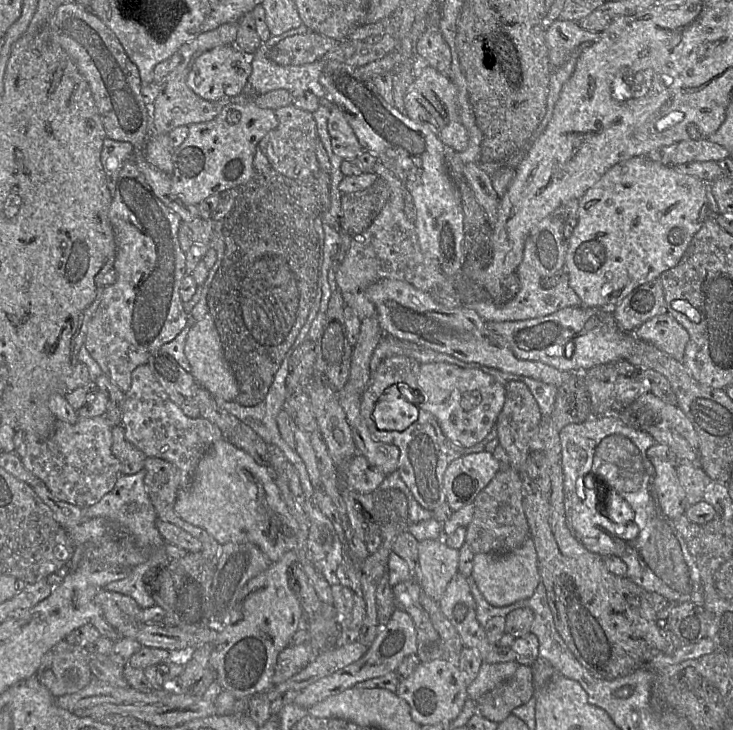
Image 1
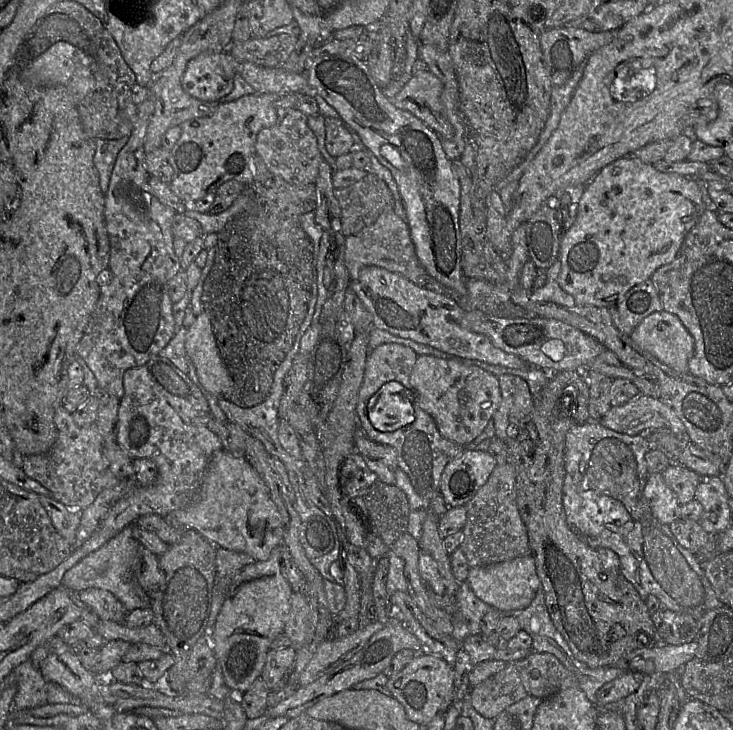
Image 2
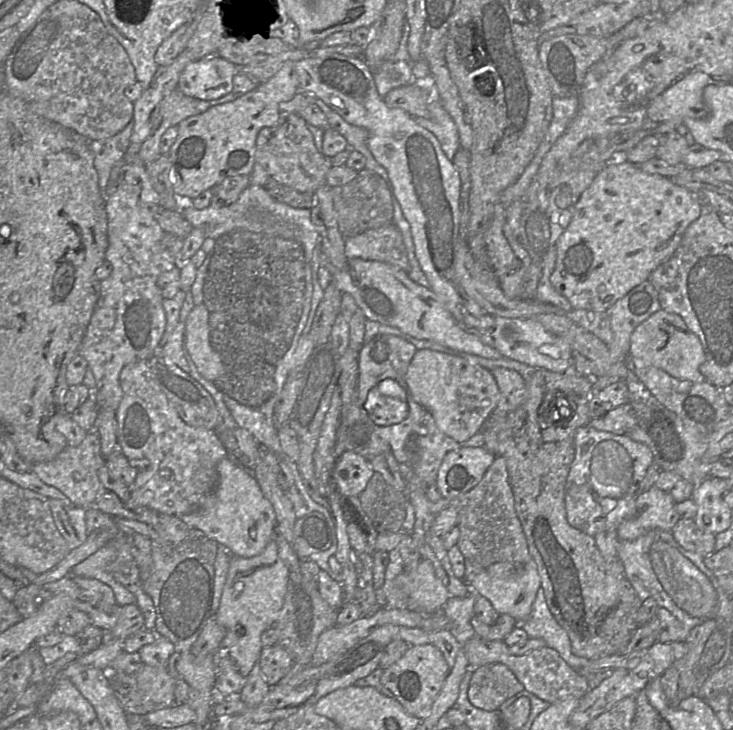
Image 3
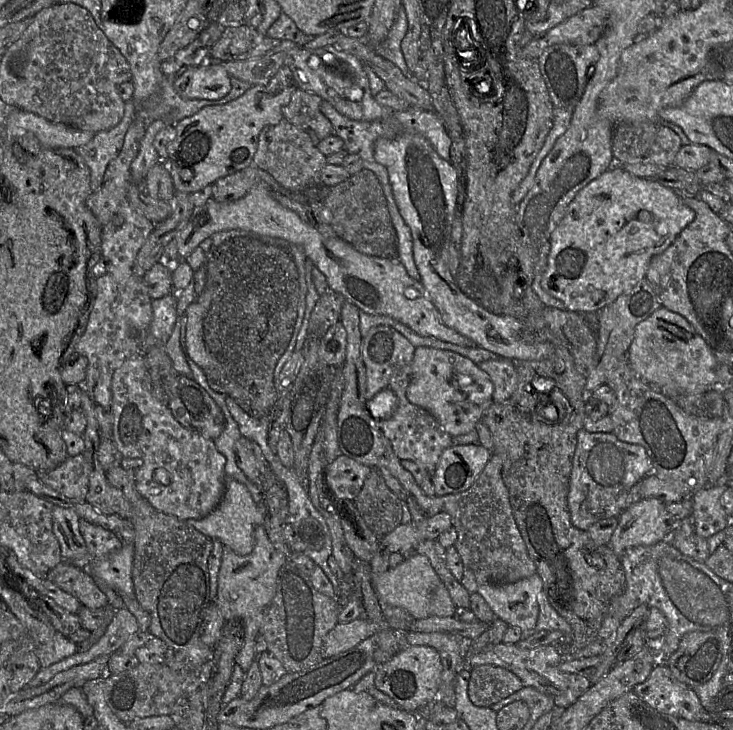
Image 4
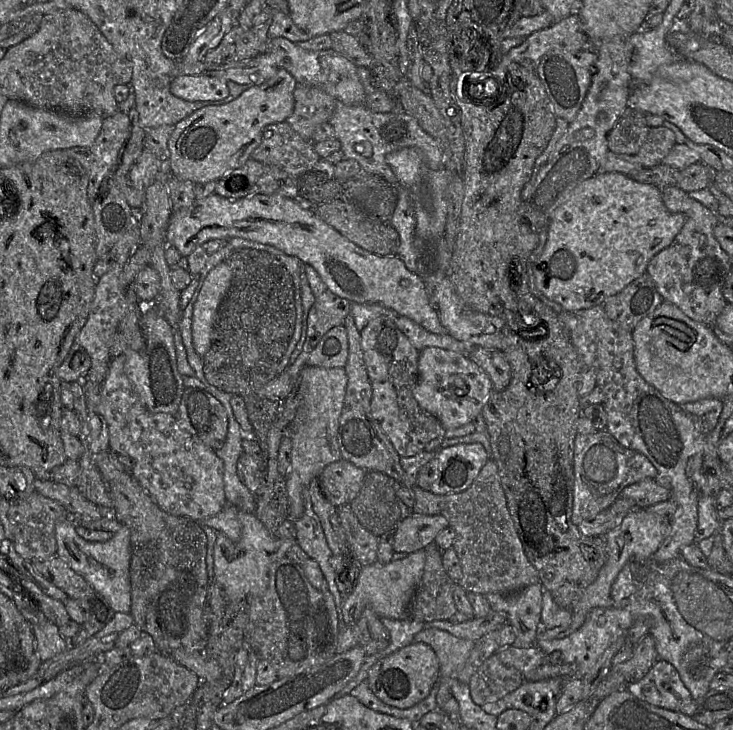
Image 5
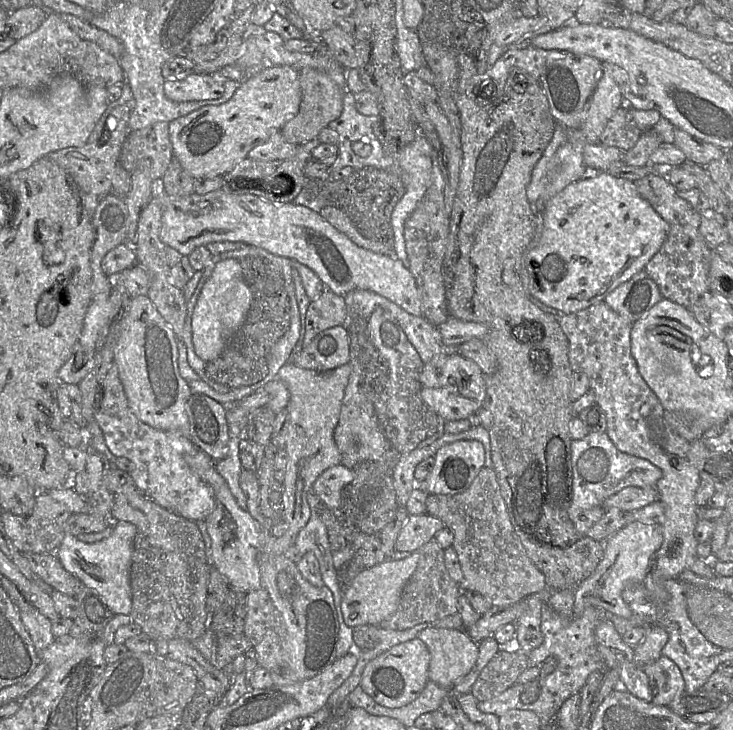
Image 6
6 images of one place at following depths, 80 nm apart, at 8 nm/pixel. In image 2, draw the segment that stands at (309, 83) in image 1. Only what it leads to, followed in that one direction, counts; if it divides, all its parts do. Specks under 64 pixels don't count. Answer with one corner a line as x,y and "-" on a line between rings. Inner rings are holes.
243,63
241,73
234,77
234,86
231,93
219,102
226,103
251,94
301,93
313,96
319,106
320,114
325,118
340,118
336,110
330,106
322,96
310,88
303,73
292,73
283,67
263,67
254,63

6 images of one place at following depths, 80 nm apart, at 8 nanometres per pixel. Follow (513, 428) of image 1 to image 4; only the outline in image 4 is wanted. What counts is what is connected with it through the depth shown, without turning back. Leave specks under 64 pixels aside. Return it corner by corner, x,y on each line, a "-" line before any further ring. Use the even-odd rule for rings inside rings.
499,357
480,362
476,365
488,374
494,385
494,402
504,402
515,392
518,385
515,361

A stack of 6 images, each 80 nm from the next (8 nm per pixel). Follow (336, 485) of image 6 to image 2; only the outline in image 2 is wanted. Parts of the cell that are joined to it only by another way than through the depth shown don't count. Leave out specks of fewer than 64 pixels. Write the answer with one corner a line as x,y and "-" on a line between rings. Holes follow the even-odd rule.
358,452
349,455
340,468
341,488
347,496
365,495
378,480
378,476

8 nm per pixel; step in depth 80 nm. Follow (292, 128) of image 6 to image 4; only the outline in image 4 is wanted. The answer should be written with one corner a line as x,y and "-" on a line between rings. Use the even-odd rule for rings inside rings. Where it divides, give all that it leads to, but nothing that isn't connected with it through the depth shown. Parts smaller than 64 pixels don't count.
297,88
282,114
289,123
307,130
309,121
320,112
322,101
320,96

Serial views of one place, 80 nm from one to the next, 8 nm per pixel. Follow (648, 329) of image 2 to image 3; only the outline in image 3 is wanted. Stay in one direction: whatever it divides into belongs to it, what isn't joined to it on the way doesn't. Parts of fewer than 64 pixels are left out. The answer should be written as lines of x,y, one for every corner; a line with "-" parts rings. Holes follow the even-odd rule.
663,309
653,313
635,328
630,342
631,346
627,362
632,369
634,369
634,366
653,366
680,380
691,382
703,382
706,380
700,372
700,366
705,361
701,341
678,314
670,313

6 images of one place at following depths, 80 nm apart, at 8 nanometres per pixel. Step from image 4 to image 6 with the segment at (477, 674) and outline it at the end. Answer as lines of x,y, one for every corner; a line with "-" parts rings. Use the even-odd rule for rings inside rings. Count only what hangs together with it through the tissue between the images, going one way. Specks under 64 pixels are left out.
499,650
479,673
471,694
478,702
490,700
513,686
527,668
524,652

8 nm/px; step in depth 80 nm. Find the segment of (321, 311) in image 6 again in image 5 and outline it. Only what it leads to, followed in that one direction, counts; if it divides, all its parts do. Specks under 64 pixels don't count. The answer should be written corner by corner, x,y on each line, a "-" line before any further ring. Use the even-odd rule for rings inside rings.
328,289
316,297
309,312
304,353
310,354
330,329
344,324
346,316
350,314
351,303

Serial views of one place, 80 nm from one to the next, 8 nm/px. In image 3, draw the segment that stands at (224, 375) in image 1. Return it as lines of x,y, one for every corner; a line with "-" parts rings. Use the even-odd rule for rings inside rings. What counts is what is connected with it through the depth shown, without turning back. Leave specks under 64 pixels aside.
204,304
194,306
185,324
185,346
199,374
214,382
224,373
224,365
210,342
209,312

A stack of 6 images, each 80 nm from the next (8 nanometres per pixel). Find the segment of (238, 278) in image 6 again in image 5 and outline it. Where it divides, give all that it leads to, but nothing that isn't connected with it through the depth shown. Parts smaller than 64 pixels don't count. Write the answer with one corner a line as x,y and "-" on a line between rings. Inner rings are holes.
219,263
206,277
198,299
194,305
192,316
192,341
197,354
203,357
211,347
212,333
218,308
225,298
232,279
232,271
225,263

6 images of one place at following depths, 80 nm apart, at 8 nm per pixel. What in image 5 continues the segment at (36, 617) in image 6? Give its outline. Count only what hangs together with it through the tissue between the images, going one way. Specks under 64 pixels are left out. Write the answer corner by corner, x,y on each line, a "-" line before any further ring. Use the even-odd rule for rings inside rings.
49,620
32,622
31,628
35,636
35,649
41,662
49,660
71,646
70,641
62,637
59,628

